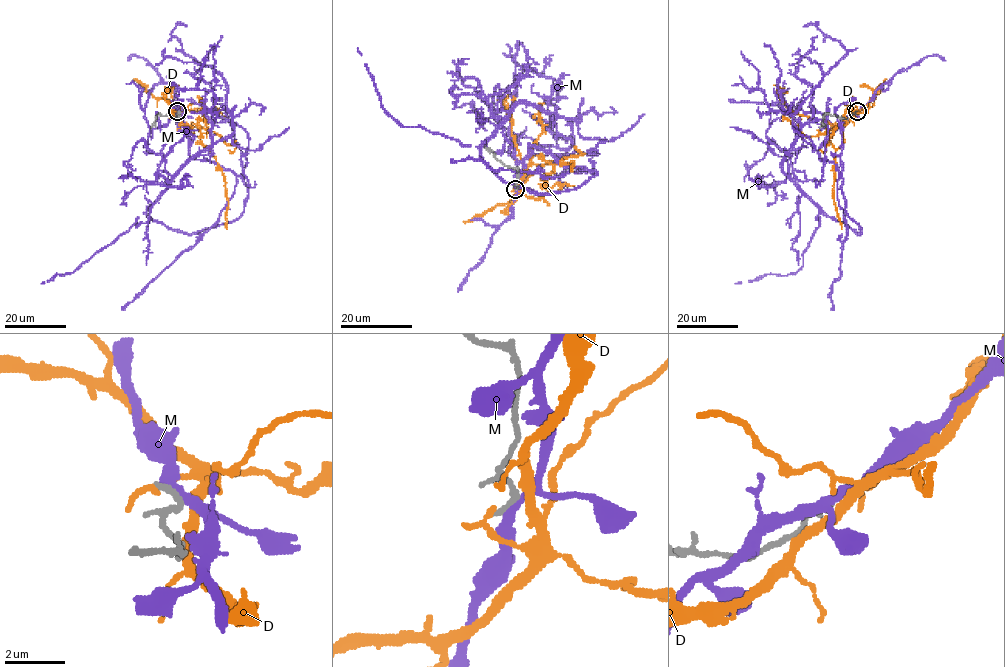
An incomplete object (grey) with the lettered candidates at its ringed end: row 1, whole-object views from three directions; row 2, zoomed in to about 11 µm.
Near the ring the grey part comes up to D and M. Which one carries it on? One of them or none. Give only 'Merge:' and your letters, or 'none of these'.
Merge: none of these

